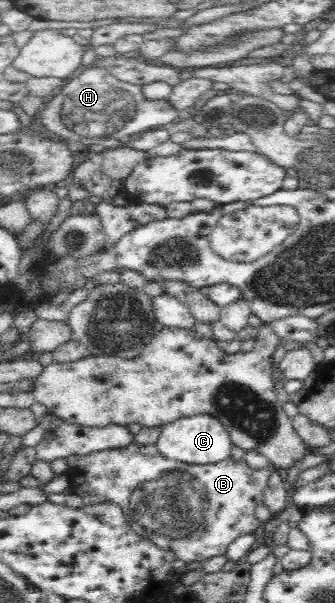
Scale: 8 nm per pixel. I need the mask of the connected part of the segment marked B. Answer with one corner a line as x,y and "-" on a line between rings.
134,442
123,448
114,448
111,450
94,452
88,454
88,456
82,456
79,458
78,466
68,469
66,475
69,480
71,492
78,494
78,496
82,498
84,505
92,506
92,504
98,502
115,502
124,511
124,517
127,520
127,524
132,528
132,531
136,532
139,536
142,536
142,538
151,540
162,550
172,551
176,559
189,563
203,561
207,558
212,558
212,556
224,555
228,545
231,542
234,542
236,538
239,538
242,535
254,533
262,525
262,522
259,522
256,519
254,509
256,506
263,504
264,492
268,484
268,478
270,478
270,474
274,471
276,471
276,468
272,464
268,464
268,466
262,469
252,470
243,459
233,460
231,457
210,465
188,465
184,462
177,462
164,458
164,456
160,455
156,445
141,446

